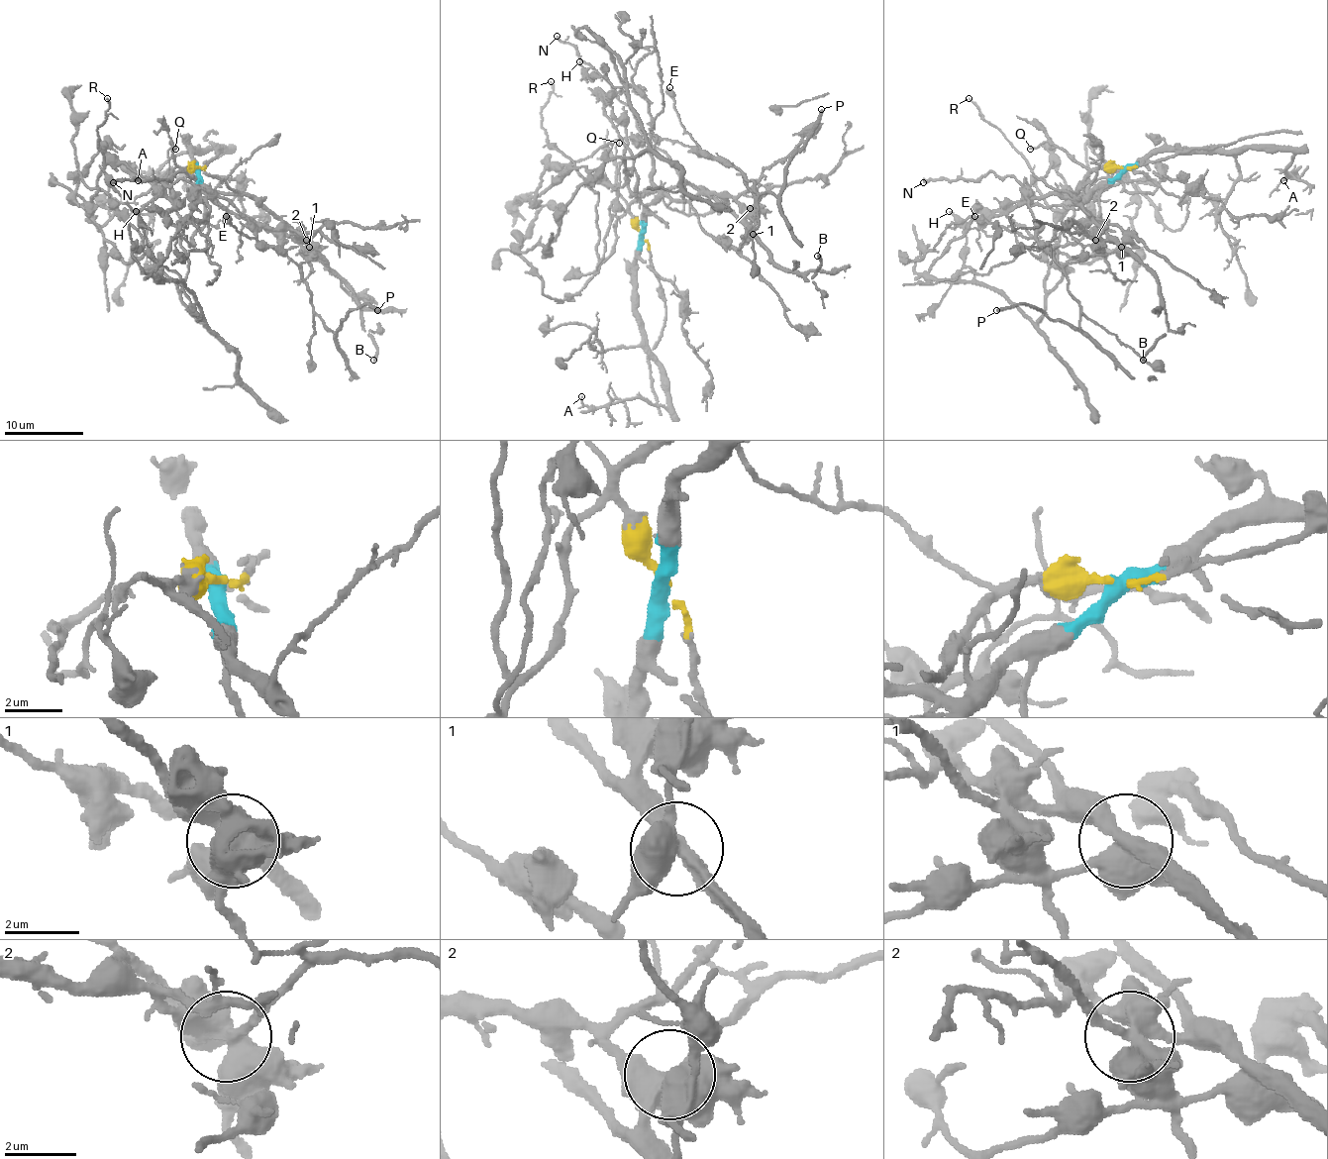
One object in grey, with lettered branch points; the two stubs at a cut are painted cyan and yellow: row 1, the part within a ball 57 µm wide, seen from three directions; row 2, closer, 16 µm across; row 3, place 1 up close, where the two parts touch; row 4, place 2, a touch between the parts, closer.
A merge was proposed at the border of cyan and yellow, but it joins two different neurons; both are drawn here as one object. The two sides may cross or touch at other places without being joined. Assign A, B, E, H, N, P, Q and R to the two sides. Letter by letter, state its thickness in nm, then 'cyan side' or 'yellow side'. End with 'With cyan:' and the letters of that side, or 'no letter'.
A: 120 nm | cyan side
B: 240 nm | yellow side
E: 550 nm | cyan side
H: 160 nm | cyan side
N: 240 nm | cyan side
P: 300 nm | cyan side
Q: 120 nm | yellow side
R: 160 nm | yellow side
With cyan: A, E, H, N, P

